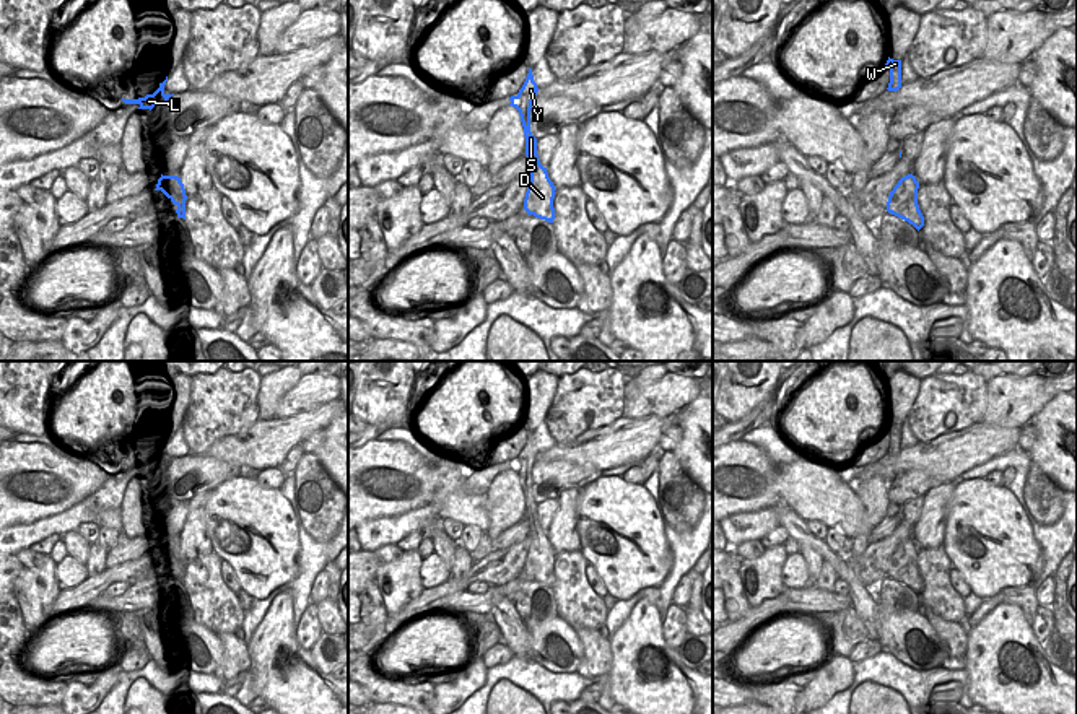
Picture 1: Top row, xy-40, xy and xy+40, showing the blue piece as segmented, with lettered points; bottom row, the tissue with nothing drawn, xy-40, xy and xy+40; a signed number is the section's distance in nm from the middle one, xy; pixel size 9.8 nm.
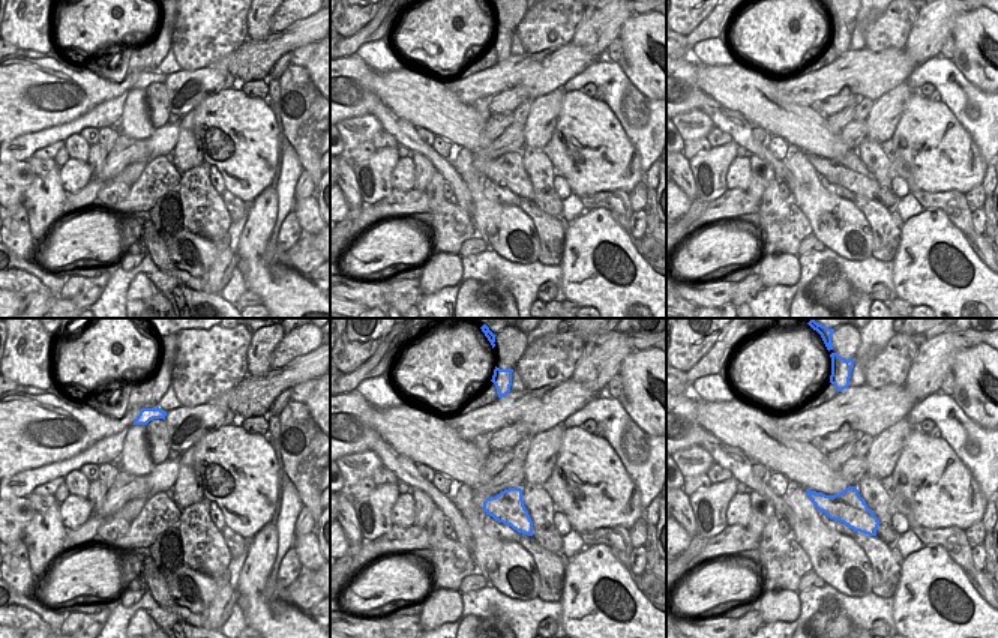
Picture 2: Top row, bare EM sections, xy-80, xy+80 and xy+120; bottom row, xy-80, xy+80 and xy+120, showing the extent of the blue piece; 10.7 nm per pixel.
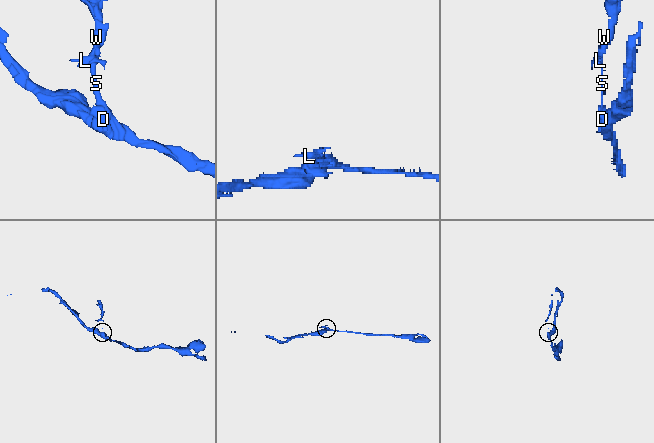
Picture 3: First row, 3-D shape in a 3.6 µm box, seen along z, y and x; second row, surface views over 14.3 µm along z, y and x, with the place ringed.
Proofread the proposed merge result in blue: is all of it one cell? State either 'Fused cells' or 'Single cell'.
Single cell.

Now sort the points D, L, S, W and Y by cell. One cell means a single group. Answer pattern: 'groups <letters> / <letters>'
groups D L S W Y

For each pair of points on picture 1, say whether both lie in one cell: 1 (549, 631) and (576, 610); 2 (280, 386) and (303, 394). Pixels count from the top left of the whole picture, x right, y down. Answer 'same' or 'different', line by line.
1: different
2: different

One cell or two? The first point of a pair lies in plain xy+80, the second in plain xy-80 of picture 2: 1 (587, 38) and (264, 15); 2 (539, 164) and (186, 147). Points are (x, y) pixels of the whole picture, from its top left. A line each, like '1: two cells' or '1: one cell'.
1: two cells
2: two cells

